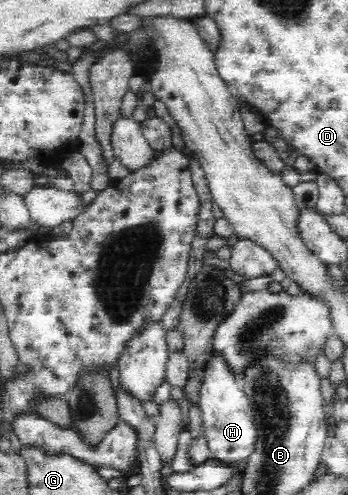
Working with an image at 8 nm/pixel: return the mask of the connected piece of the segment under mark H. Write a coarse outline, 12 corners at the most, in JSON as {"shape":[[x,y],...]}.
{"shape":[[215,351],[198,406],[211,458],[243,465],[257,428],[239,376]]}

